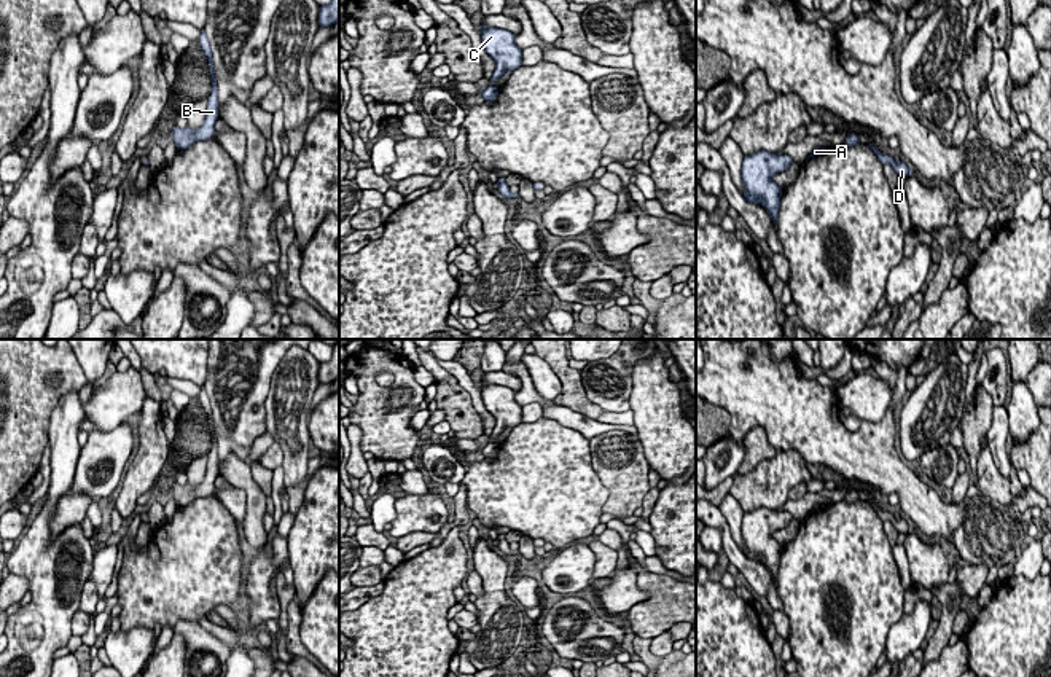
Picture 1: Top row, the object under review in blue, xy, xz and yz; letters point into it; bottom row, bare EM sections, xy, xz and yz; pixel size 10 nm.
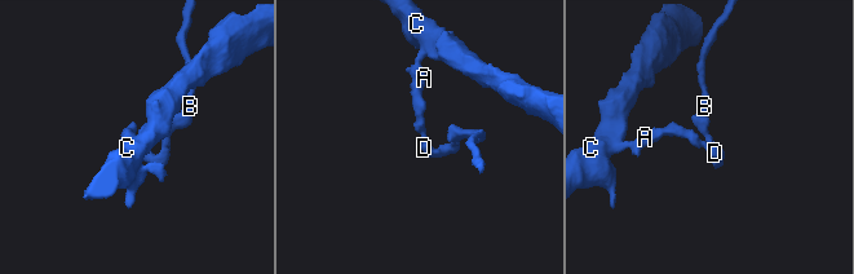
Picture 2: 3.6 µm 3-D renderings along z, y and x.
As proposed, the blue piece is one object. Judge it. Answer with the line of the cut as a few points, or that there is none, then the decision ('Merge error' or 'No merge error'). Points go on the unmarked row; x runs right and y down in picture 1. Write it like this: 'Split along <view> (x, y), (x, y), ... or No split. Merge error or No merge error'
Split along xz (504, 536), (499, 537). Merge error

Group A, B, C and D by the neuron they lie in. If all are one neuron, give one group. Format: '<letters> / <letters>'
A C / B D

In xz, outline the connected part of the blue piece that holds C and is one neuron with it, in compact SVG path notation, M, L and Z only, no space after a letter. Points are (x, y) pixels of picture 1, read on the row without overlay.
M481 378L481 398L484 408L495 417L495 427L489 438L498 438L506 429L522 422L522 406L514 400L516 392L510 387L486 384Z

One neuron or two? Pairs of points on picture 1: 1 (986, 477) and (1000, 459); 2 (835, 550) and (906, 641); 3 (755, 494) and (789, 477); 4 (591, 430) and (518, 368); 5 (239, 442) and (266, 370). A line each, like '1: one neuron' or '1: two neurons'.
1: two neurons
2: two neurons
3: one neuron
4: one neuron
5: one neuron

